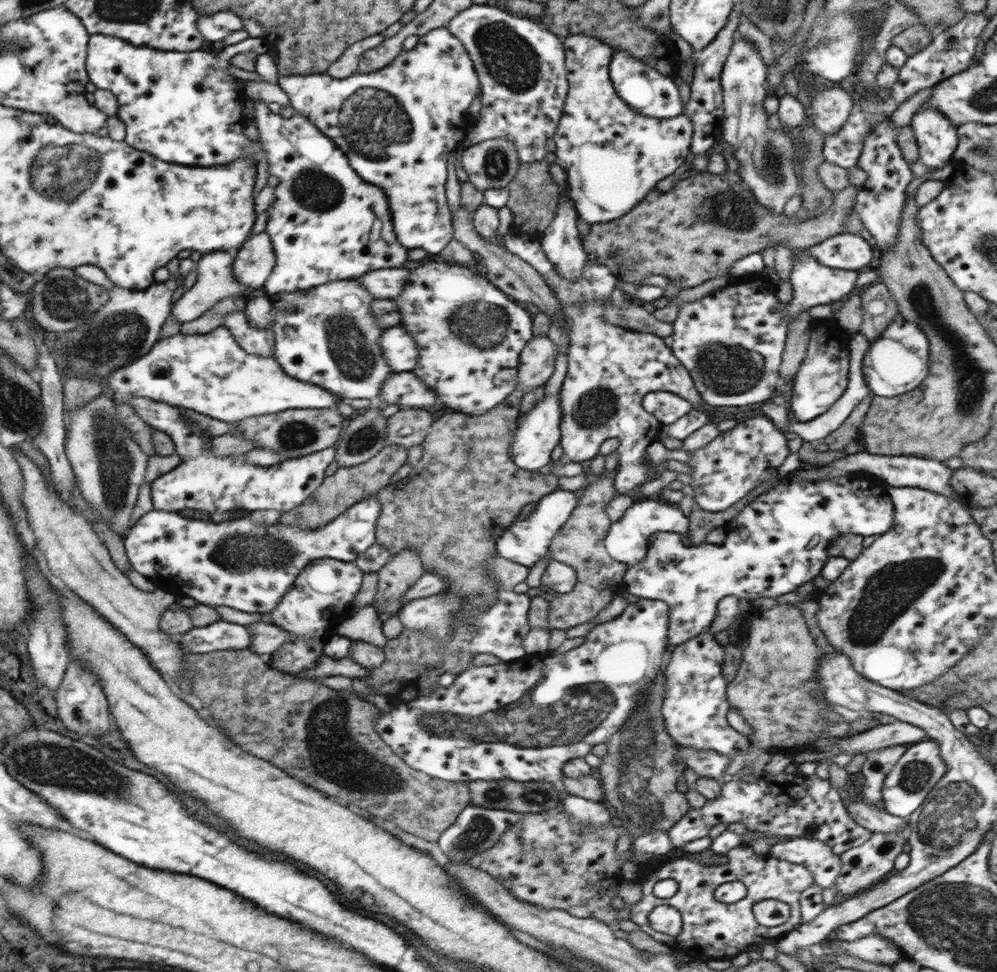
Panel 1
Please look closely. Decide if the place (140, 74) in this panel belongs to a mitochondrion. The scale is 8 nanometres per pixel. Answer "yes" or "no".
no

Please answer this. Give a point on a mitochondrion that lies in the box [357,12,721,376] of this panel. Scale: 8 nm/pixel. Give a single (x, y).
(509, 60)

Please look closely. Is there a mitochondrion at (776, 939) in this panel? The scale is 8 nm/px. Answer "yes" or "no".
no

